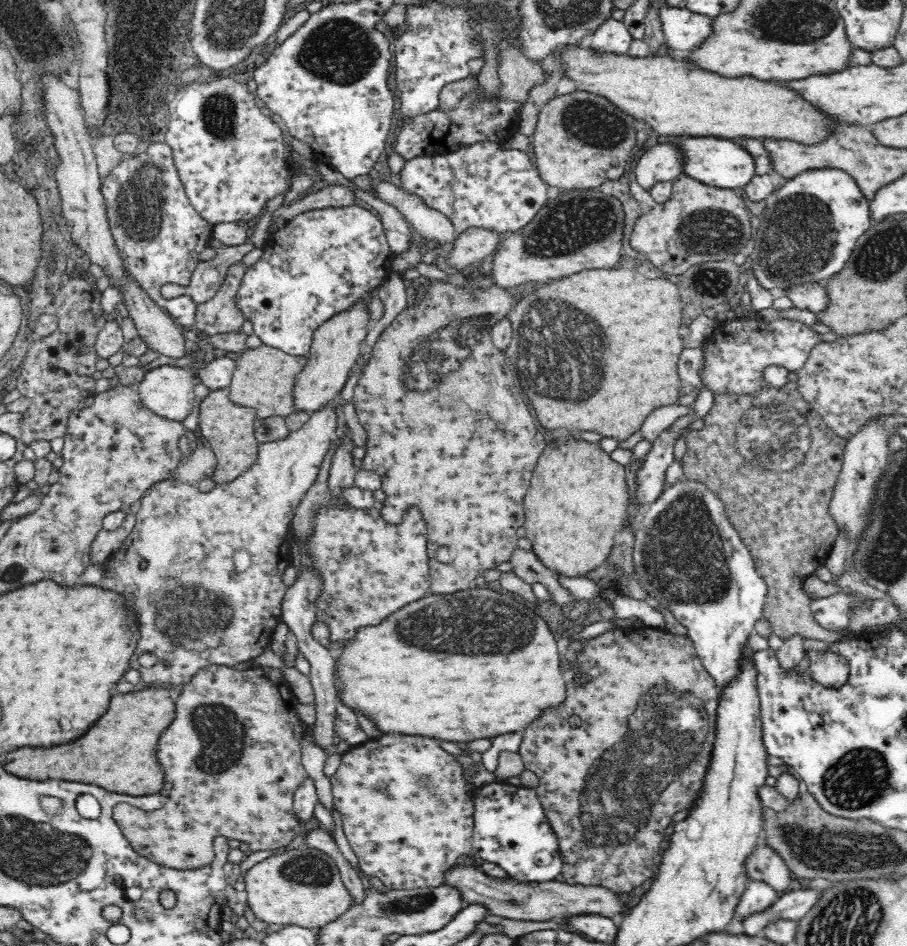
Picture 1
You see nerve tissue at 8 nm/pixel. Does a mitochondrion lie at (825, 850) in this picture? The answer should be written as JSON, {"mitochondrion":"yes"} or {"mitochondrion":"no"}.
{"mitochondrion":"yes"}

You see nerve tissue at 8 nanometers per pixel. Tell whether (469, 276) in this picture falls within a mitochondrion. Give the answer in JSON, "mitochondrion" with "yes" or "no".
{"mitochondrion":"no"}

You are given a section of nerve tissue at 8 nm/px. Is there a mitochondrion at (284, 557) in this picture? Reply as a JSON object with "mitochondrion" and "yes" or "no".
{"mitochondrion":"no"}

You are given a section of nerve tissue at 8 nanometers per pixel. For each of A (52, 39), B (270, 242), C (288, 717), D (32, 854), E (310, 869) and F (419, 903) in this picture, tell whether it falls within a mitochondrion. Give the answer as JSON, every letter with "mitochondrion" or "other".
{"A":"other","B":"other","C":"other","D":"mitochondrion","E":"mitochondrion","F":"mitochondrion"}

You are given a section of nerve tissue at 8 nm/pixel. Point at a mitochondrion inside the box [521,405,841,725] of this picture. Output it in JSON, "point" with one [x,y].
{"point":[683,554]}

